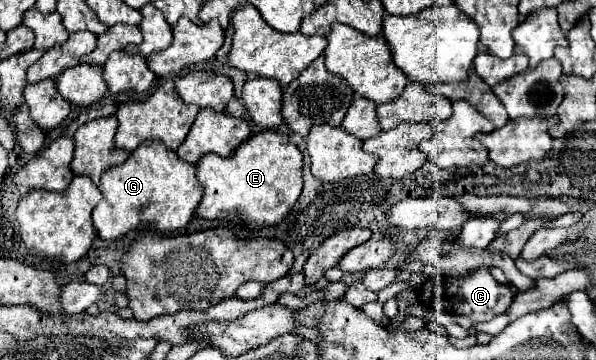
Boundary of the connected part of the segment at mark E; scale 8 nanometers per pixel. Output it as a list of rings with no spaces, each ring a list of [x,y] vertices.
[[[263,130],[247,138],[241,148],[223,158],[217,154],[205,154],[195,164],[197,178],[203,186],[203,198],[197,206],[201,218],[219,218],[241,230],[259,230],[261,226],[279,224],[289,208],[297,202],[301,180],[301,150],[289,142],[287,134]]]

